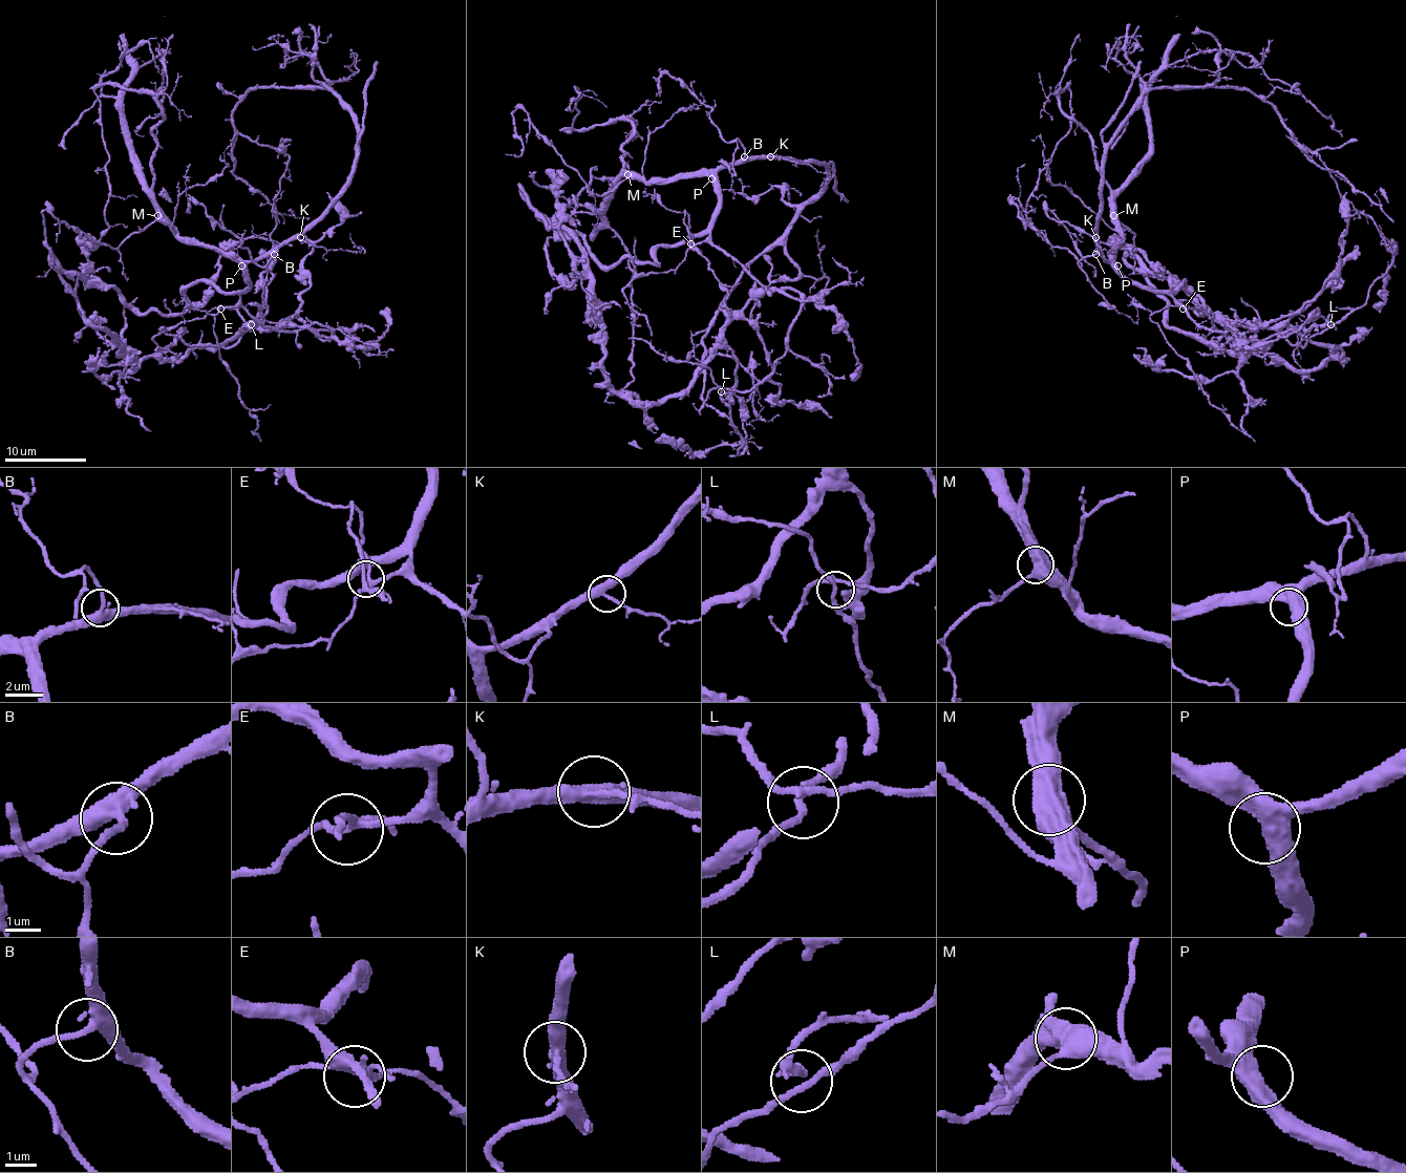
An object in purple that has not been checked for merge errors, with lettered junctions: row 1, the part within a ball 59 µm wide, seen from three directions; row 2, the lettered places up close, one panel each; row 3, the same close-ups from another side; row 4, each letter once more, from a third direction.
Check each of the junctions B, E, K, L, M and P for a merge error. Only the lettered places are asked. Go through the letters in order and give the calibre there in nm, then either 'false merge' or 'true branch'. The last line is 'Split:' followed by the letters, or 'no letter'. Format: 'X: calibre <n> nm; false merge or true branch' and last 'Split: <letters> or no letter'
B: calibre 360 nm; true branch
E: calibre 200 nm; true branch
K: calibre 340 nm; true branch
L: calibre 190 nm; true branch
M: calibre 480 nm; true branch
P: calibre 550 nm; true branch
Split: no letter

